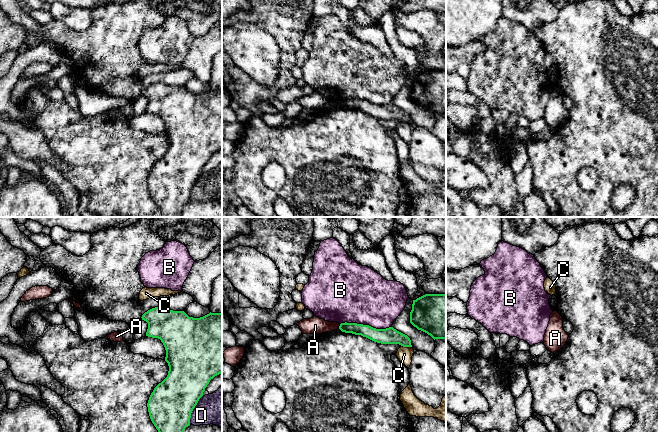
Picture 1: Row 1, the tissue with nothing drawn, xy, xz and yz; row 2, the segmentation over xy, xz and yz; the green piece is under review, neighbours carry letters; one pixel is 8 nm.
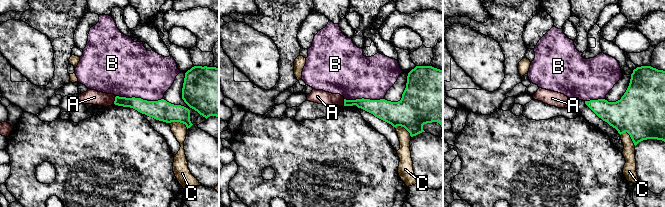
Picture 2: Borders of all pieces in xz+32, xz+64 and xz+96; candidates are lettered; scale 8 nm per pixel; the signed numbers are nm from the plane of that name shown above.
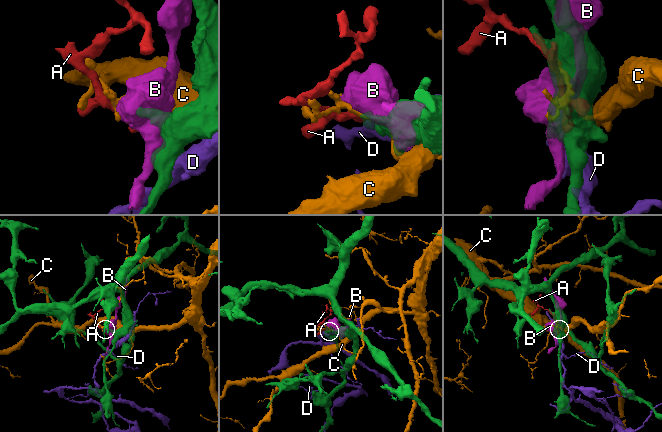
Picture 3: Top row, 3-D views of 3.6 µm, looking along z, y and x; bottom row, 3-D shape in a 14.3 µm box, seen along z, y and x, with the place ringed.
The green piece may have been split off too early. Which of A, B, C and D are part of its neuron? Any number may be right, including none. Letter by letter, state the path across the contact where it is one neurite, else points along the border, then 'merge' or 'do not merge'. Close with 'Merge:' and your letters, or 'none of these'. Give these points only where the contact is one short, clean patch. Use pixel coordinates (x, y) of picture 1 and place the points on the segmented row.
A: along xz (340, 324), (338, 328) | do not merge
B: do not merge
C: do not merge
D: do not merge
Merge: none of these

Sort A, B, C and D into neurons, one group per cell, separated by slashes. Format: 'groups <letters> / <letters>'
groups A / B / C / D

